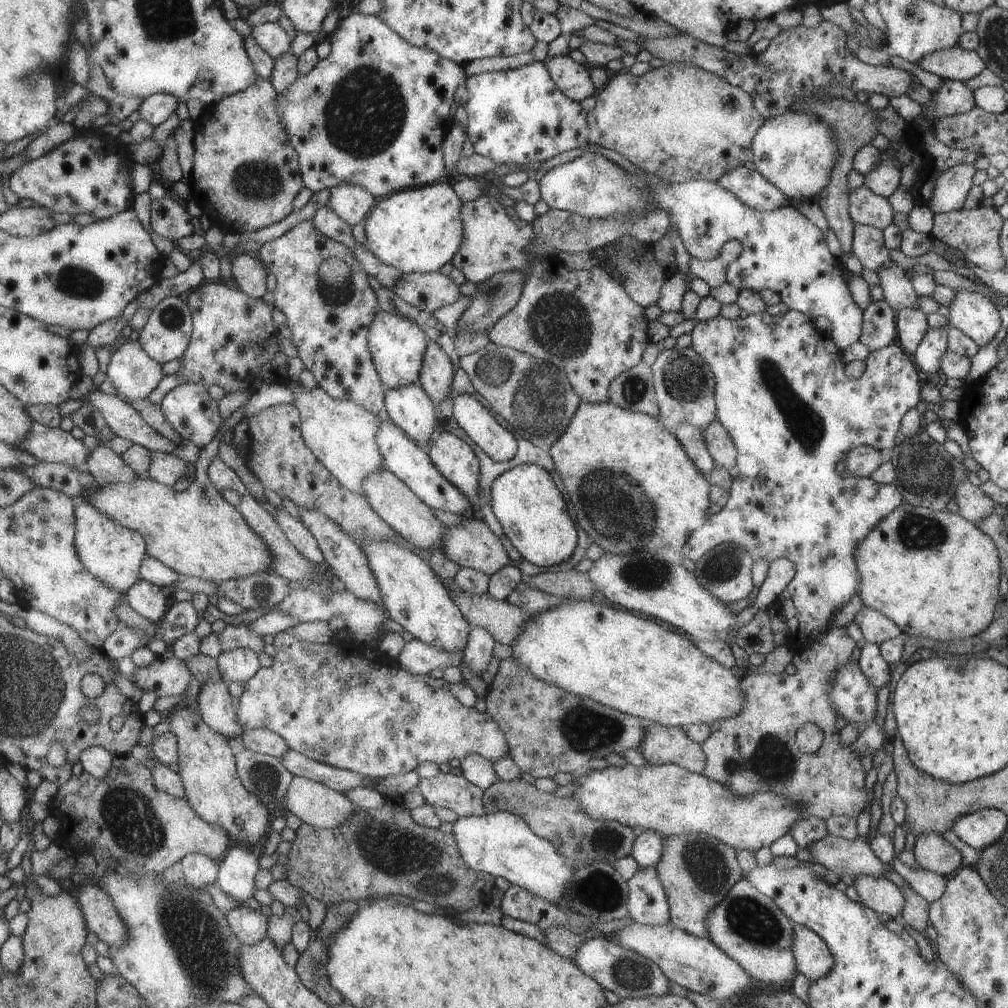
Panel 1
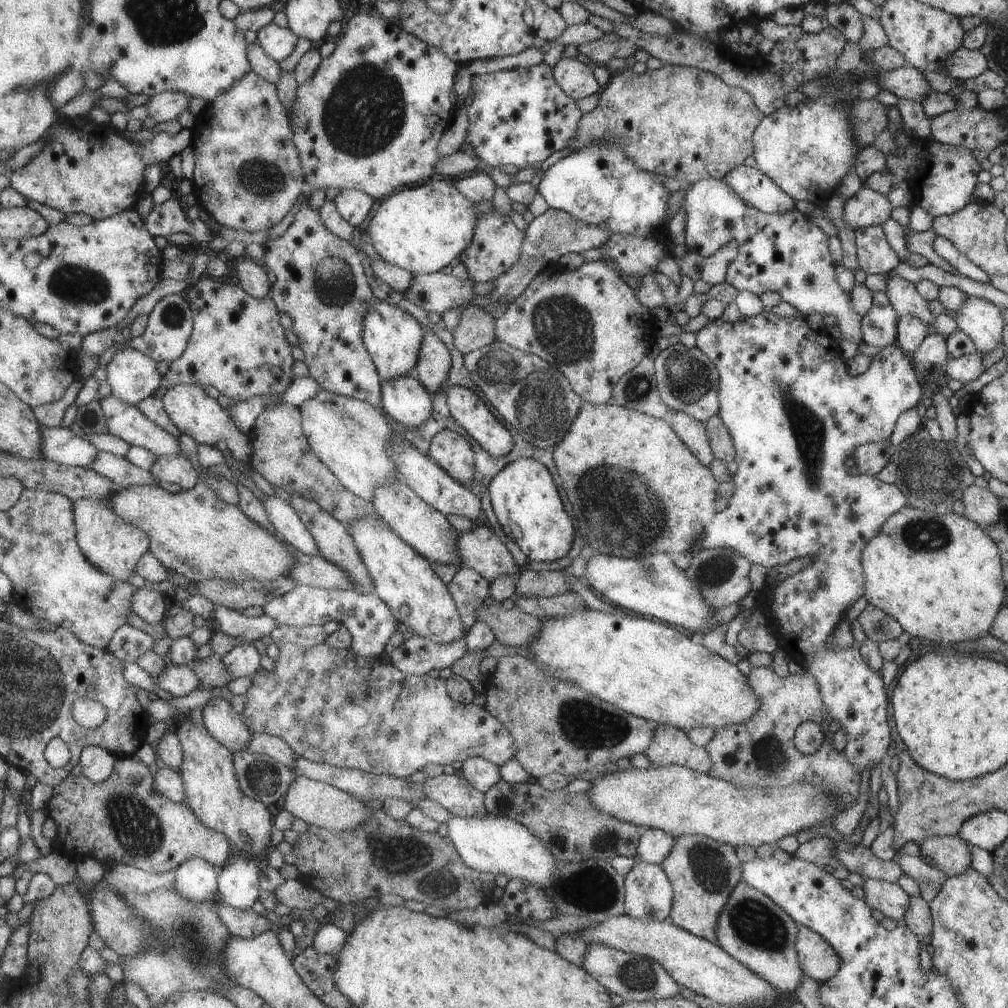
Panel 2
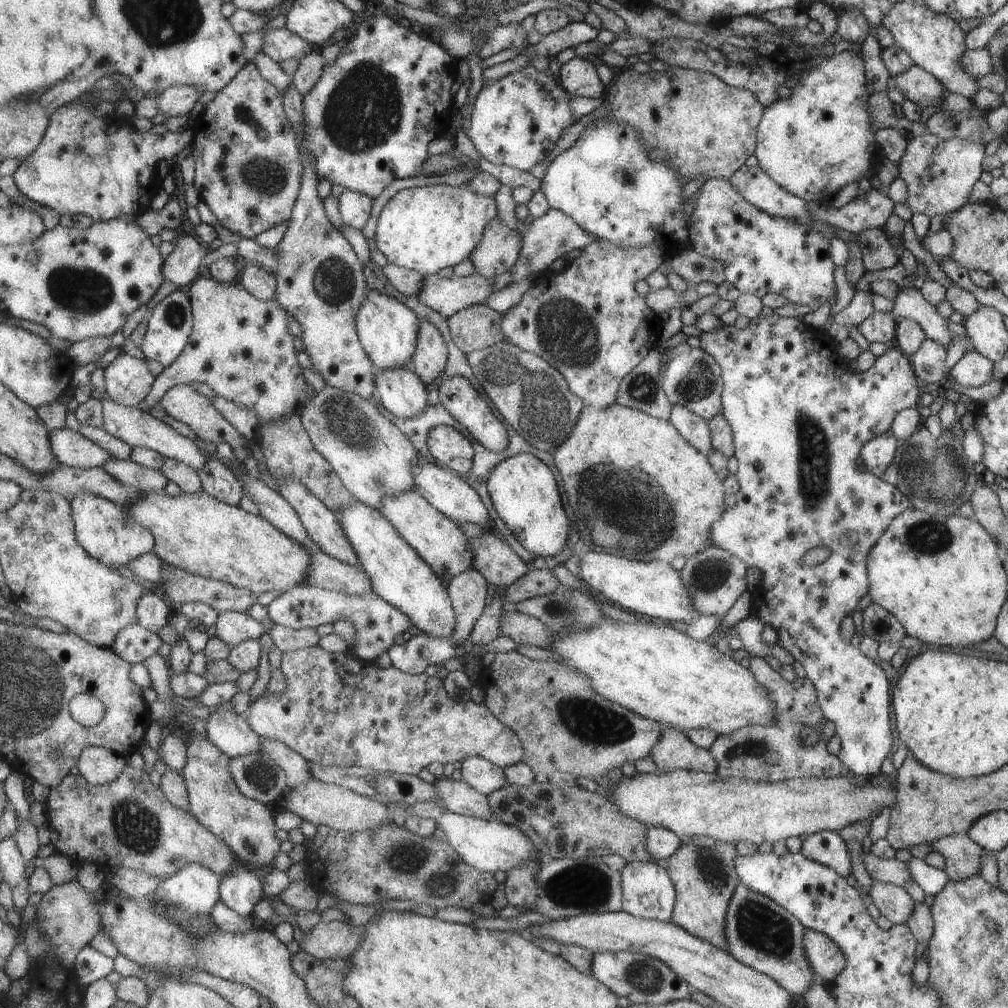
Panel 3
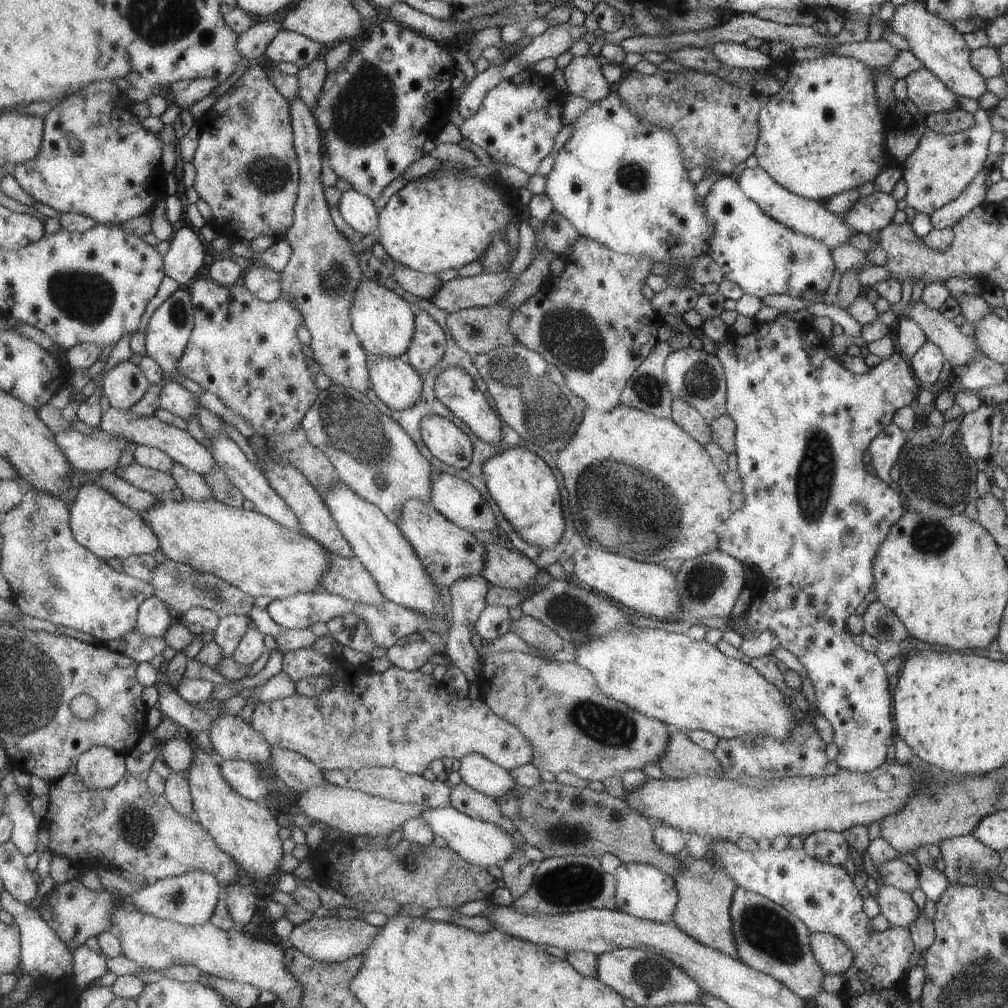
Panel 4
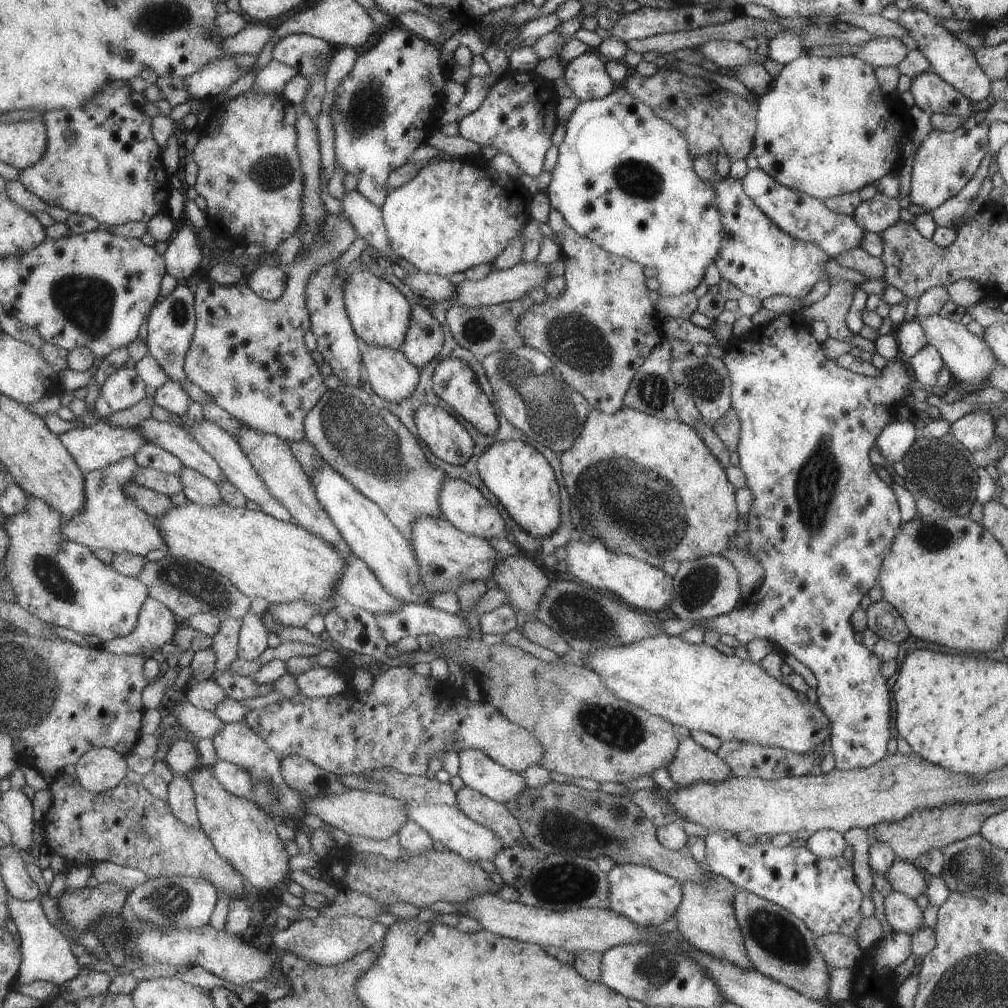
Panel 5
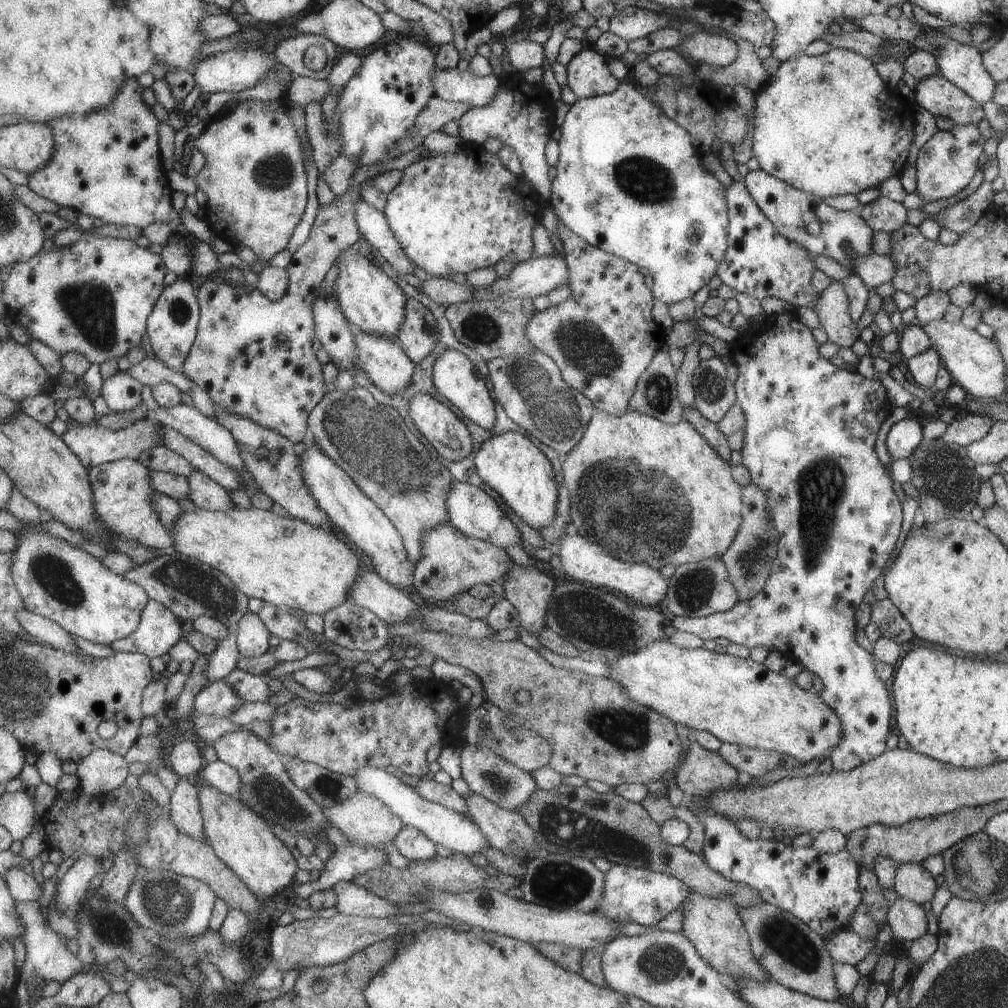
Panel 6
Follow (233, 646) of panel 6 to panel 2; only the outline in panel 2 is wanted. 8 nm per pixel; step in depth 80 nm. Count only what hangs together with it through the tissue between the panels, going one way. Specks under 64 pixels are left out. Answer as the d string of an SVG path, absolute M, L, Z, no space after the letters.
M216 604L215 608L215 621L219 624L217 630L225 631L231 636L246 641L254 641L265 635L270 636L273 630L281 625L278 620L265 614L265 612L260 617L247 617L222 604Z

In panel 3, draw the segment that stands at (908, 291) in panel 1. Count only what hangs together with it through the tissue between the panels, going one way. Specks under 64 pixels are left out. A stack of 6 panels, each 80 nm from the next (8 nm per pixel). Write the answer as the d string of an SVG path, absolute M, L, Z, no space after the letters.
M909 285L896 290L893 298L892 315L896 319L913 319L923 330L927 339L942 344L945 348L951 342L953 334L946 328L947 320L935 307L922 297L919 289Z

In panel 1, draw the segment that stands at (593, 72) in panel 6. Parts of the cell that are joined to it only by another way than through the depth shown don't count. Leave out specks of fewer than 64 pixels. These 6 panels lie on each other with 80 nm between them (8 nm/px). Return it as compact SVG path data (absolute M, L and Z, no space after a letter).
M569 55L547 57L543 64L555 86L569 100L579 103L598 90L589 79L589 67L577 64Z

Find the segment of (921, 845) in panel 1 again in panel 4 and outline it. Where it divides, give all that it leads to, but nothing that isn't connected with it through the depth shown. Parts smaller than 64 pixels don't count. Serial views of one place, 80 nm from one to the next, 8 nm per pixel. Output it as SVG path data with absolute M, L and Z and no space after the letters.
M971 835L945 839L939 841L937 846L944 862L944 875L951 885L977 885L979 888L983 885L990 885L990 881L986 879L988 872L998 876L1000 863L998 852L987 848L987 845L975 840Z

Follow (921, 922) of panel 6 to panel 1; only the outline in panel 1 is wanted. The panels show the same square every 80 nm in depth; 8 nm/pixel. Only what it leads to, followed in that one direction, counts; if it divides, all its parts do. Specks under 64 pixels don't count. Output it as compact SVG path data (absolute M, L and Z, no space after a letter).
M857 875L852 886L859 900L877 914L887 914L891 919L901 917L905 902L901 888L893 885L885 876Z

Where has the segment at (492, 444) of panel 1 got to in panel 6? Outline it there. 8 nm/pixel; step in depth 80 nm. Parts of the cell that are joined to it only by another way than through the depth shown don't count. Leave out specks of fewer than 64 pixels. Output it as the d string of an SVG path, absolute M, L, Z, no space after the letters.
M453 349L444 350L433 363L432 385L442 398L453 405L465 418L486 431L490 431L494 427L493 406L495 404L489 396L478 370L464 354Z

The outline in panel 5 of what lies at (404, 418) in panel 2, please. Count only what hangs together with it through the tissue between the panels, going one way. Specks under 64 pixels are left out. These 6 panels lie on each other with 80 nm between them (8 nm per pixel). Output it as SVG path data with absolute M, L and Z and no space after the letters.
M358 338L361 344L361 360L364 370L364 380L369 383L372 391L379 395L379 398L389 401L390 403L398 403L402 400L408 399L415 390L418 383L419 369L413 366L403 353L391 349L384 349L383 347L372 347L365 345Z

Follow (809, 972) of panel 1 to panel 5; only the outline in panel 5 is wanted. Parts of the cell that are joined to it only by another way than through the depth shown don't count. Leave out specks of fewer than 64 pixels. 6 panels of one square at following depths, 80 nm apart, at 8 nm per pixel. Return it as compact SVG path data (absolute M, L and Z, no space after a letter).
M839 933L817 935L814 937L814 945L829 970L851 968L861 960L863 954L855 939Z

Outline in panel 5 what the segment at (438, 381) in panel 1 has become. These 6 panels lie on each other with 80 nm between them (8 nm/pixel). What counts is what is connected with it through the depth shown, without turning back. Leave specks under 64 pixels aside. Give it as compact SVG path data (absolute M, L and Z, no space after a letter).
M421 305L411 306L409 328L400 346L403 356L421 369L442 349L443 343L443 329L436 318Z

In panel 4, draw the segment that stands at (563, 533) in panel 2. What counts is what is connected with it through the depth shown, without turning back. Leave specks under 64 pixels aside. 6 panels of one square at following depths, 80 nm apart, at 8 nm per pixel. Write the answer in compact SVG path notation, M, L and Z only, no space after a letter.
M511 447L482 463L482 478L501 516L521 540L537 546L538 552L553 548L559 542L565 530L565 512L556 478L544 460L527 449Z

